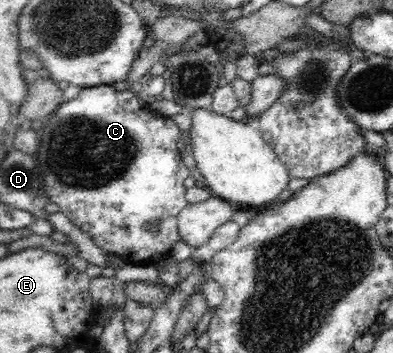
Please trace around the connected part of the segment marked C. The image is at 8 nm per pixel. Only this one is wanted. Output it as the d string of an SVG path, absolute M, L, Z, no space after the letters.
M100 85L94 87L85 87L80 91L76 98L64 101L48 120L44 121L42 126L44 130L40 132L40 144L35 154L37 157L38 168L42 172L43 184L42 193L49 197L50 202L56 202L58 205L58 215L68 217L72 223L79 226L80 230L87 232L96 246L105 254L129 254L133 264L138 262L154 262L168 256L172 246L178 242L179 230L177 225L178 213L189 205L185 192L187 190L184 180L190 176L190 168L184 164L180 156L180 128L172 117L164 118L164 115L152 112L147 105L144 105L140 98L131 92L116 92L112 85Z

